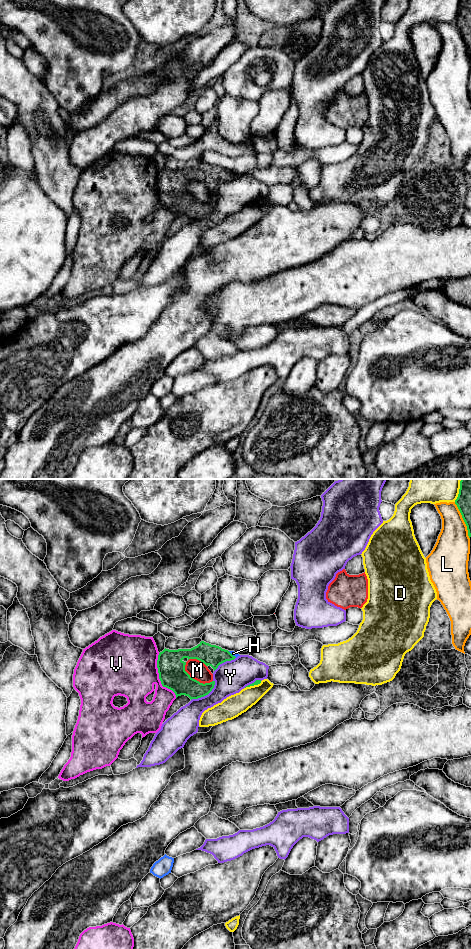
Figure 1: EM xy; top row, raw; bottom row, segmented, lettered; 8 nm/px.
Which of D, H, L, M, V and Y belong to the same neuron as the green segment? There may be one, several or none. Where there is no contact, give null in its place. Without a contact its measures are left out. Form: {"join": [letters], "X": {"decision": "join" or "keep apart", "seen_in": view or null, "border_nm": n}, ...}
{"join": [], "D": {"decision": "keep apart", "seen_in": "xy", "border_nm": 190}, "H": {"decision": "keep apart", "seen_in": "xy", "border_nm": 90}, "L": {"decision": "keep apart", "seen_in": "xy", "border_nm": 320}, "M": {"decision": "keep apart", "seen_in": "xy", "border_nm": 280}, "V": {"decision": "keep apart", "seen_in": "xy", "border_nm": 380}, "Y": {"decision": "keep apart", "seen_in": "xy", "border_nm": 260}}

